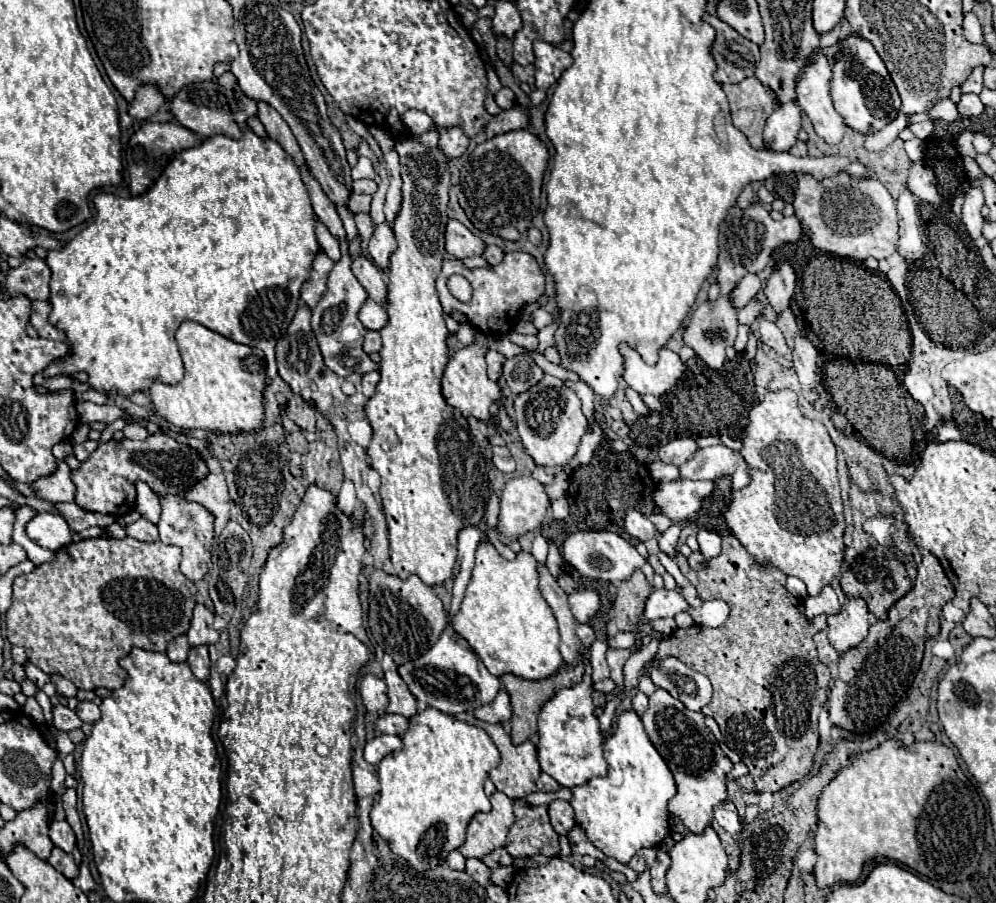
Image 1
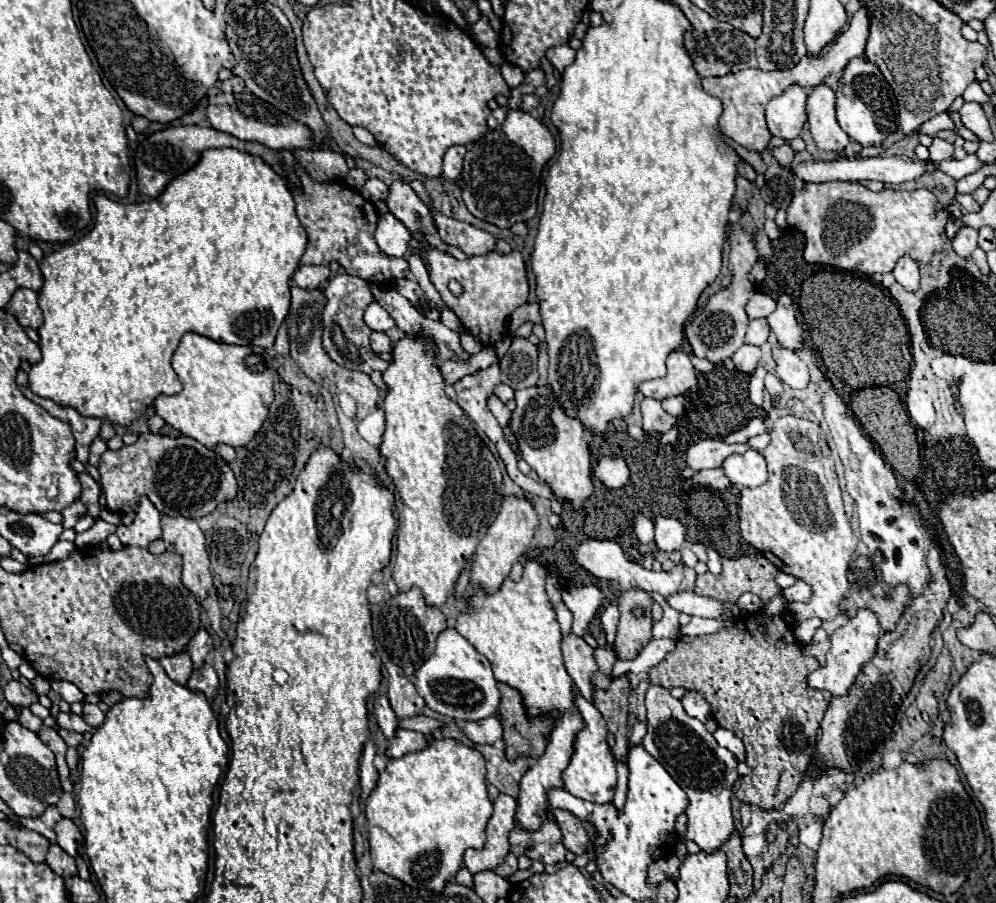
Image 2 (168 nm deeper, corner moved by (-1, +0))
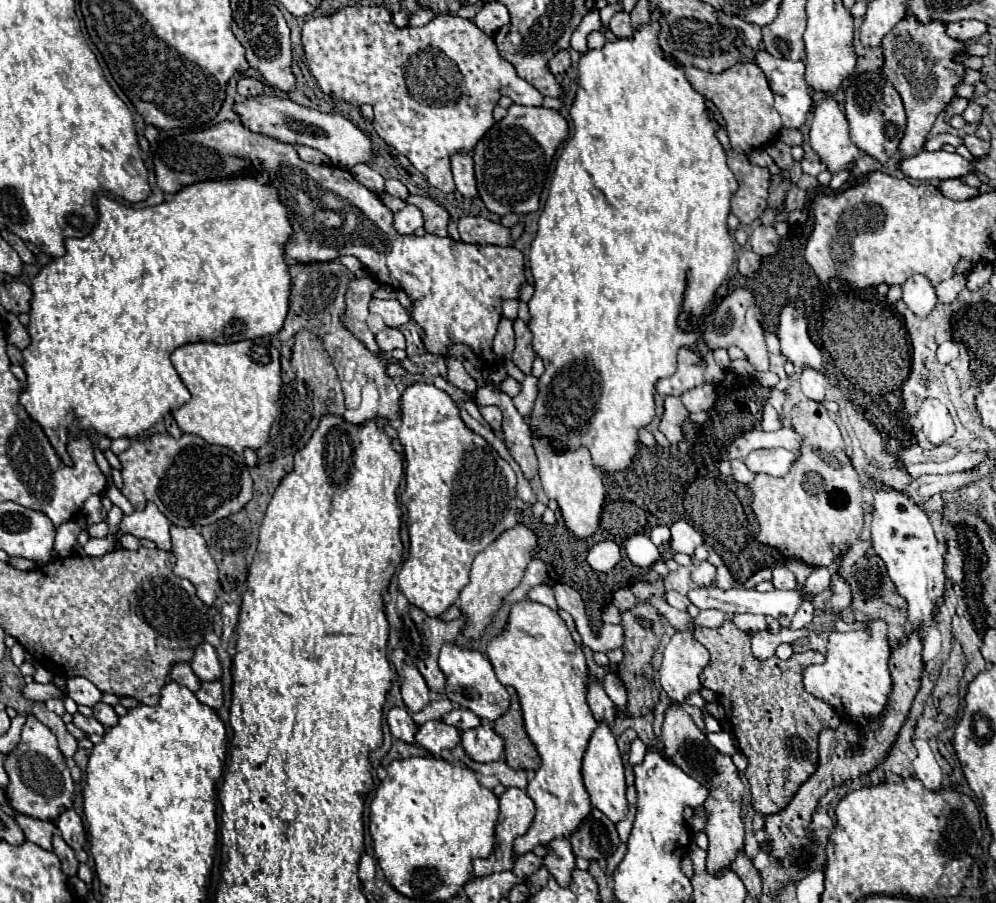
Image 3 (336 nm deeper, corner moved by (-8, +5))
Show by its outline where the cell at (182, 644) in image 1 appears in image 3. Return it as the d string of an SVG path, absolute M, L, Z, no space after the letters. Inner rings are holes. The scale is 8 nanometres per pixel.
M188 663L174 665L174 669L170 671L170 679L176 681L178 685L182 685L182 687L188 687L192 693L196 693L200 689L200 681L198 681L198 677L194 677Z

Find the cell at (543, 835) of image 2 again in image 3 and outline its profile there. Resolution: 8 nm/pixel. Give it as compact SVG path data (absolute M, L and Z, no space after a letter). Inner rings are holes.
M554 839L548 845L550 853L544 857L544 865L550 871L550 875L556 879L560 887L568 887L572 881L574 871L574 855L570 849L568 839Z

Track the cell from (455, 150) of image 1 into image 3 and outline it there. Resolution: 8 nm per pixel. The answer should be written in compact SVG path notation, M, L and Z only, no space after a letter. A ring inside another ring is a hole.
M462 153L454 155L452 157L452 173L454 173L456 187L464 197L468 197L468 199L478 197L476 179L474 179L474 163L472 163L470 155L462 155Z

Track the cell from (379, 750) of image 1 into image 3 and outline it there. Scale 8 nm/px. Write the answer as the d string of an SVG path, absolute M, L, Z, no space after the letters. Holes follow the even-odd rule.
M428 721L416 731L416 745L422 745L432 755L440 755L442 751L450 751L460 743L462 731L444 723L444 721Z

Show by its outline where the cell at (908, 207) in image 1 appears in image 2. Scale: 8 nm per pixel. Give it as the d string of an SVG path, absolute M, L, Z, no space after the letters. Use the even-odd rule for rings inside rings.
M901 256L895 270L893 270L895 280L905 286L907 290L917 290L919 288L919 266L911 256Z

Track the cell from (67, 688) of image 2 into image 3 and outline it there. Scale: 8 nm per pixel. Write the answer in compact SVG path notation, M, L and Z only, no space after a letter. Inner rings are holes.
M84 677L68 679L66 687L68 687L68 697L72 697L78 705L94 707L102 699L102 693L98 691L98 687L94 683L90 683L88 679L84 679Z

